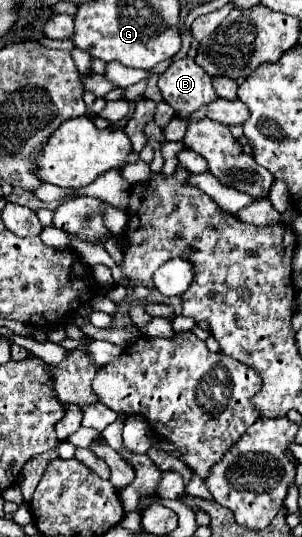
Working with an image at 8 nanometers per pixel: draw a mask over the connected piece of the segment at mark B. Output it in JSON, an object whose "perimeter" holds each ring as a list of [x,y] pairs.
{"perimeter":[[[193,58],[175,60],[159,76],[159,88],[165,102],[175,108],[179,118],[187,118],[191,112],[217,98],[209,74],[205,74],[205,70]]]}

